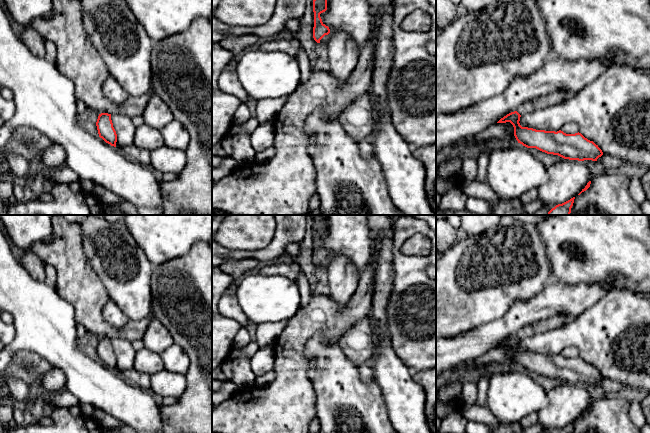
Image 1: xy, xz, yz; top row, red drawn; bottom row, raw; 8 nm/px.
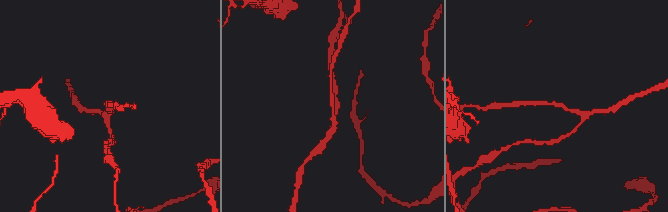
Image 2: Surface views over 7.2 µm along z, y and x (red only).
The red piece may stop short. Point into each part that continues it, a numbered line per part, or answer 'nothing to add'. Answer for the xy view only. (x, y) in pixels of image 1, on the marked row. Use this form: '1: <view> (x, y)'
nothing to add

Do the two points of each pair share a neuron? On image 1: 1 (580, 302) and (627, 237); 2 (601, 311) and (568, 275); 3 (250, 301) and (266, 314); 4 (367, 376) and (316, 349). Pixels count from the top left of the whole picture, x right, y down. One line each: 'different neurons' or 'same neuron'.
1: different neurons
2: different neurons
3: same neuron
4: different neurons

